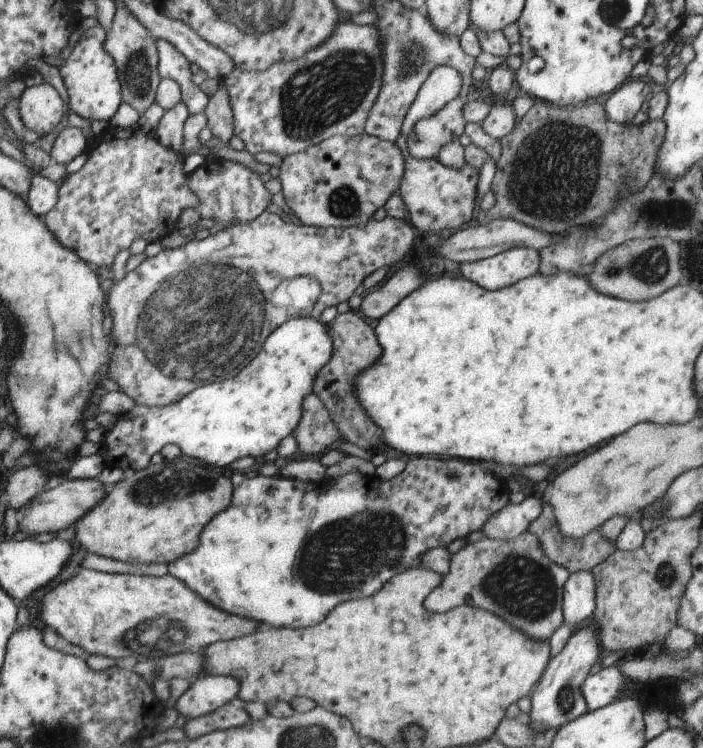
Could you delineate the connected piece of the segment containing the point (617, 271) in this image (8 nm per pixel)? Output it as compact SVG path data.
M652 237L629 240L610 252L604 252L594 270L586 277L590 286L606 296L642 302L652 300L682 281L680 272L680 244L668 237Z

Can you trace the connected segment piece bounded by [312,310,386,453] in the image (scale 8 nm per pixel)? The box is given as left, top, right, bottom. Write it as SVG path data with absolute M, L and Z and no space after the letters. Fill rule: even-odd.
M350 310L344 314L338 313L332 324L328 323L328 332L333 341L332 356L328 364L316 374L316 382L312 384L313 393L322 400L332 422L341 432L342 439L368 452L379 452L386 445L382 442L382 432L380 428L372 428L372 418L362 408L354 388L356 378L366 368L376 364L382 356L375 329L366 323L365 317L359 311Z

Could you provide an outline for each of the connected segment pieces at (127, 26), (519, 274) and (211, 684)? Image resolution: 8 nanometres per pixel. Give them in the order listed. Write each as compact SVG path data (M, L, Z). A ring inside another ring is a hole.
M121 3L118 6L118 12L114 15L110 32L105 34L105 36L104 50L112 56L118 68L122 102L130 104L139 115L142 115L155 103L156 91L161 81L157 67L159 60L156 46L157 39L155 39L148 30L144 28L144 25L141 25L140 21L136 20L136 16Z
M520 246L459 267L466 280L495 291L538 273L540 255L534 248Z
M198 675L177 702L175 708L184 718L198 718L237 700L240 684L232 676Z

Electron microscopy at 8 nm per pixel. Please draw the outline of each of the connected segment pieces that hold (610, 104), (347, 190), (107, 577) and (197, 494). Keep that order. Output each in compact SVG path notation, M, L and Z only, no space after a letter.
M628 81L618 87L604 104L606 118L616 124L630 124L642 108L642 102L648 100L650 90L648 81Z
M360 133L356 136L340 136L334 135L322 142L308 146L302 152L285 156L279 164L282 192L286 202L286 209L295 214L302 224L314 225L317 227L332 227L332 228L352 228L357 226L364 226L367 222L372 220L374 213L388 202L388 198L394 193L399 192L401 180L405 171L404 159L401 150L397 143L388 142L381 138L370 136L368 133Z
M84 566L77 576L59 583L54 590L44 595L38 615L43 624L60 634L66 643L76 644L90 655L100 654L116 660L133 657L138 661L147 661L173 653L197 652L215 642L240 638L256 630L254 620L246 620L244 616L238 618L212 606L196 592L192 592L188 584L174 578L170 573L164 576L116 574L87 569Z
M182 456L174 461L164 460L158 464L150 464L146 468L127 473L124 480L109 487L108 496L76 523L74 540L89 553L117 561L132 564L170 564L196 550L200 532L216 514L224 512L230 506L233 490L234 486L228 476L212 468L203 468L199 462L193 462Z

